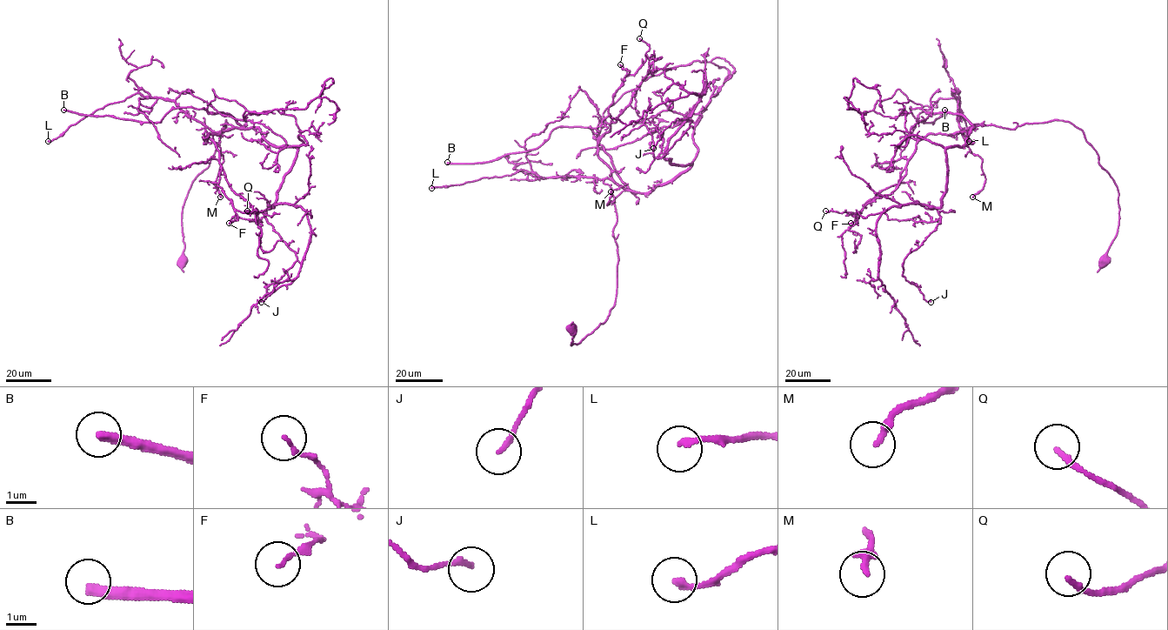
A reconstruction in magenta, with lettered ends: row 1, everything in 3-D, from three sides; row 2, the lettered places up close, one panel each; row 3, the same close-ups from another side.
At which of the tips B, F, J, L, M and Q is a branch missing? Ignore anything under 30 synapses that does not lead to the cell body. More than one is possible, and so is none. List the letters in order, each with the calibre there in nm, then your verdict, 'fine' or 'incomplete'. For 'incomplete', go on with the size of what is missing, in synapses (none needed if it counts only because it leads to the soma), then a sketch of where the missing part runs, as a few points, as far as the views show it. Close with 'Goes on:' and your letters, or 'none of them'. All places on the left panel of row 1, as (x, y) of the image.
B: 340 nm | incomplete | 180 syn
F: 130 nm | fine
J: 160 nm | fine
L: 170 nm | fine
M: 260 nm | fine
Q: 170 nm | fine
Goes on: B

